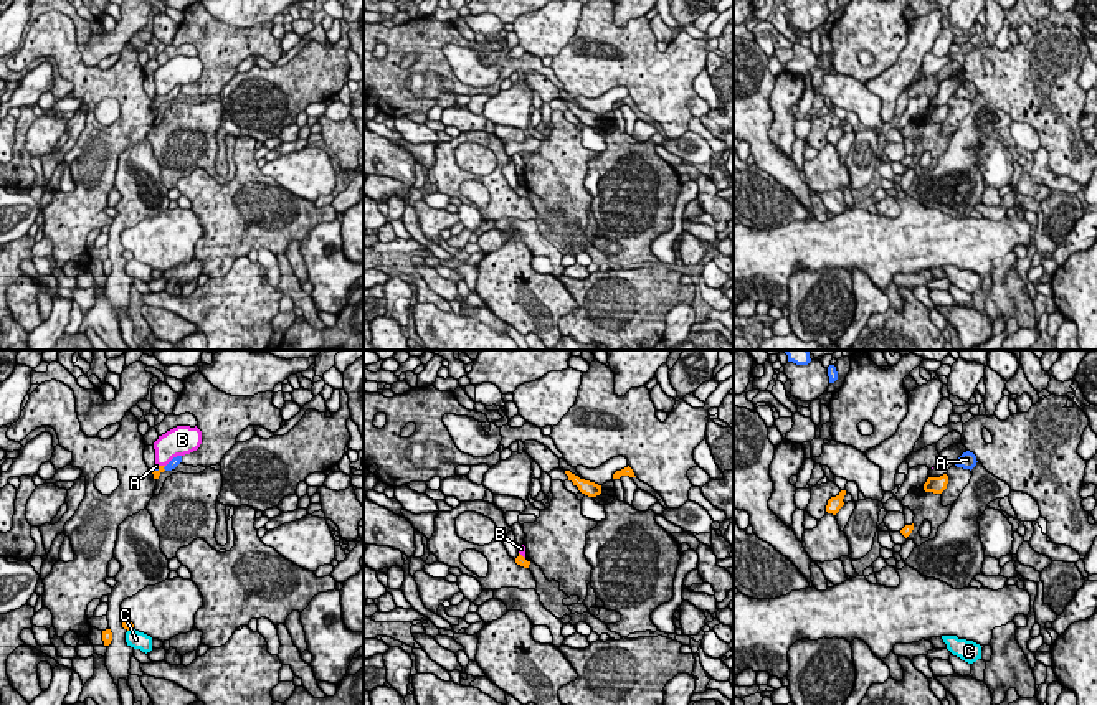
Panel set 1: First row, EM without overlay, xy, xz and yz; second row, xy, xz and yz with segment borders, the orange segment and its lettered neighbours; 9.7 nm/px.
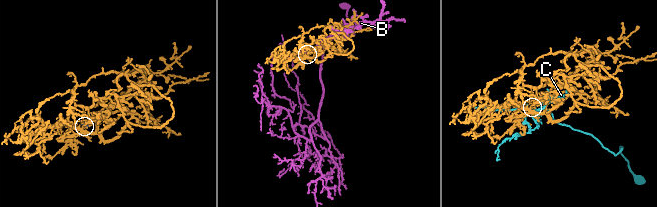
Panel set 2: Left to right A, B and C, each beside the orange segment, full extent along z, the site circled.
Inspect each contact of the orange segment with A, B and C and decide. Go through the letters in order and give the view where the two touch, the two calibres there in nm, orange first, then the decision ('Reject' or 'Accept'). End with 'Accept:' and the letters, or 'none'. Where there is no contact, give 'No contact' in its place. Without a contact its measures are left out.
A: Touches orange in xy. Thickness 60 nm (orange) against 30 nm. Accept
B: Touches orange in xy. Thickness 60 nm (orange) against 260 nm. Reject
C: Touches orange in xy. Thickness 90 nm (orange) against 170 nm. Reject
Accept: A

